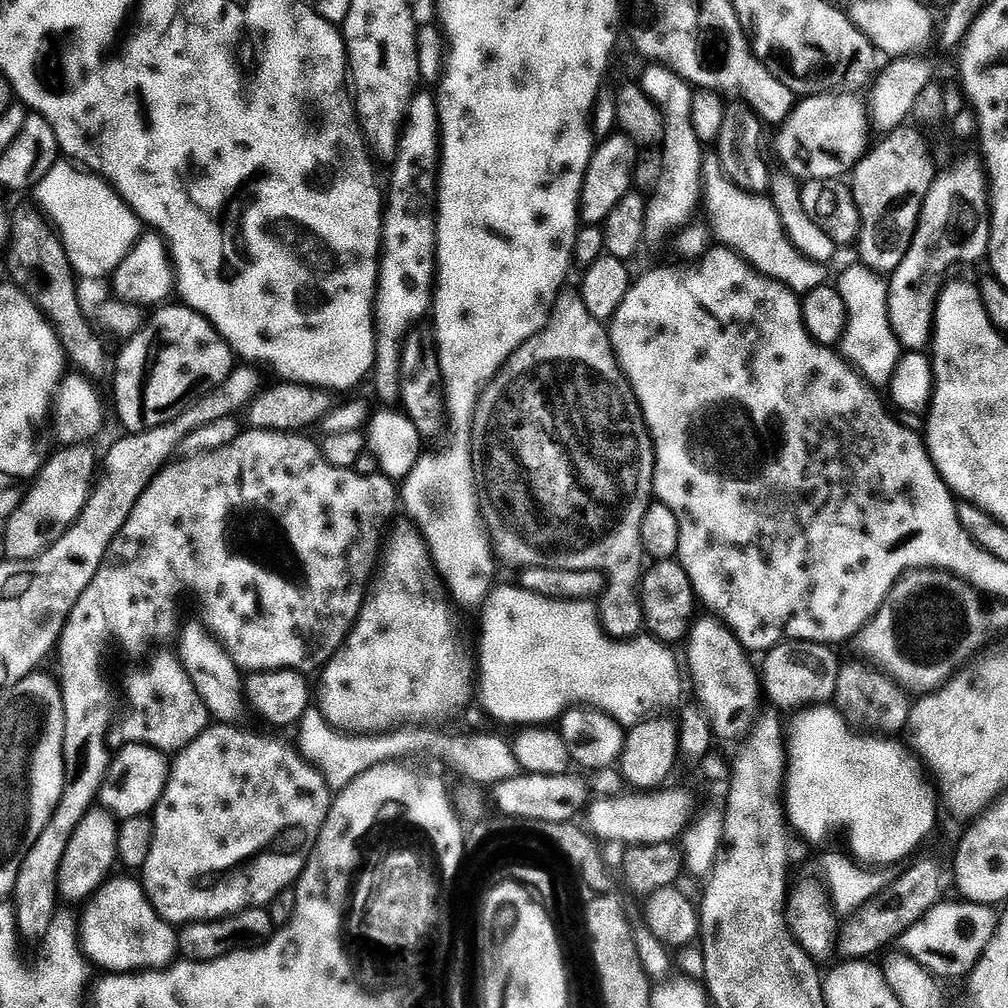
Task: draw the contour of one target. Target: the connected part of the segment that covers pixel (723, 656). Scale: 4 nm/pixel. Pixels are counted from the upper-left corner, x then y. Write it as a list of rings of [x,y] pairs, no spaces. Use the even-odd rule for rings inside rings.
[[[704,614],[693,623],[687,637],[688,644],[688,664],[686,660],[686,672],[692,675],[692,680],[696,683],[696,692],[699,703],[712,724],[712,731],[717,737],[720,736],[740,736],[753,727],[754,719],[758,714],[756,702],[758,696],[762,694],[762,686],[758,681],[758,674],[752,670],[749,653],[740,645],[740,639],[732,632],[732,629],[723,620],[711,615]]]

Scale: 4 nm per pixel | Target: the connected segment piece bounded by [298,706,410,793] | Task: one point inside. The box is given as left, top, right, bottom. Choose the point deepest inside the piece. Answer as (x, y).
(321, 743)

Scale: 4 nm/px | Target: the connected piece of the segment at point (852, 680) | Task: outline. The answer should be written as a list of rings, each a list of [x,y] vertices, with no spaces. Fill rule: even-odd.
[[[848,660],[841,668],[835,669],[836,673],[836,695],[834,697],[835,707],[839,708],[849,721],[857,725],[869,724],[869,729],[880,734],[900,734],[909,727],[912,715],[913,701],[909,693],[897,680],[893,680],[887,672],[871,663],[860,660]]]

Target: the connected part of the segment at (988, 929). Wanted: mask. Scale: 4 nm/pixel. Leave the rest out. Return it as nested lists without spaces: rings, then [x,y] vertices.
[[[939,902],[898,939],[899,951],[909,959],[916,960],[937,978],[944,978],[947,972],[956,972],[959,968],[973,969],[998,931],[998,912],[995,907],[959,903]]]

